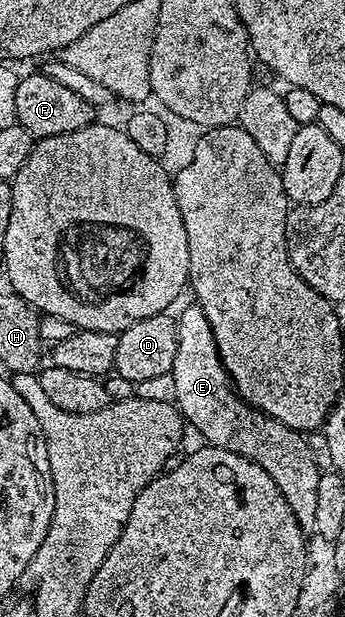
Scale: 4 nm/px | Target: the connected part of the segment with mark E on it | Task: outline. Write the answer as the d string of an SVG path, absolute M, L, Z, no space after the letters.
M190 303L181 314L176 314L177 330L179 331L179 348L175 350L175 363L171 376L174 379L175 404L181 410L182 418L202 437L202 442L208 443L214 449L231 451L267 471L271 479L275 479L275 487L287 499L287 507L295 515L302 533L306 535L316 534L315 510L316 501L319 500L319 479L323 472L322 466L317 466L317 457L313 449L304 441L298 430L279 423L273 417L268 417L260 409L249 405L237 394L233 388L233 380L225 370L225 365L219 355L219 347L215 343L215 335L211 331L211 323L207 323L207 315L203 315L200 305Z

